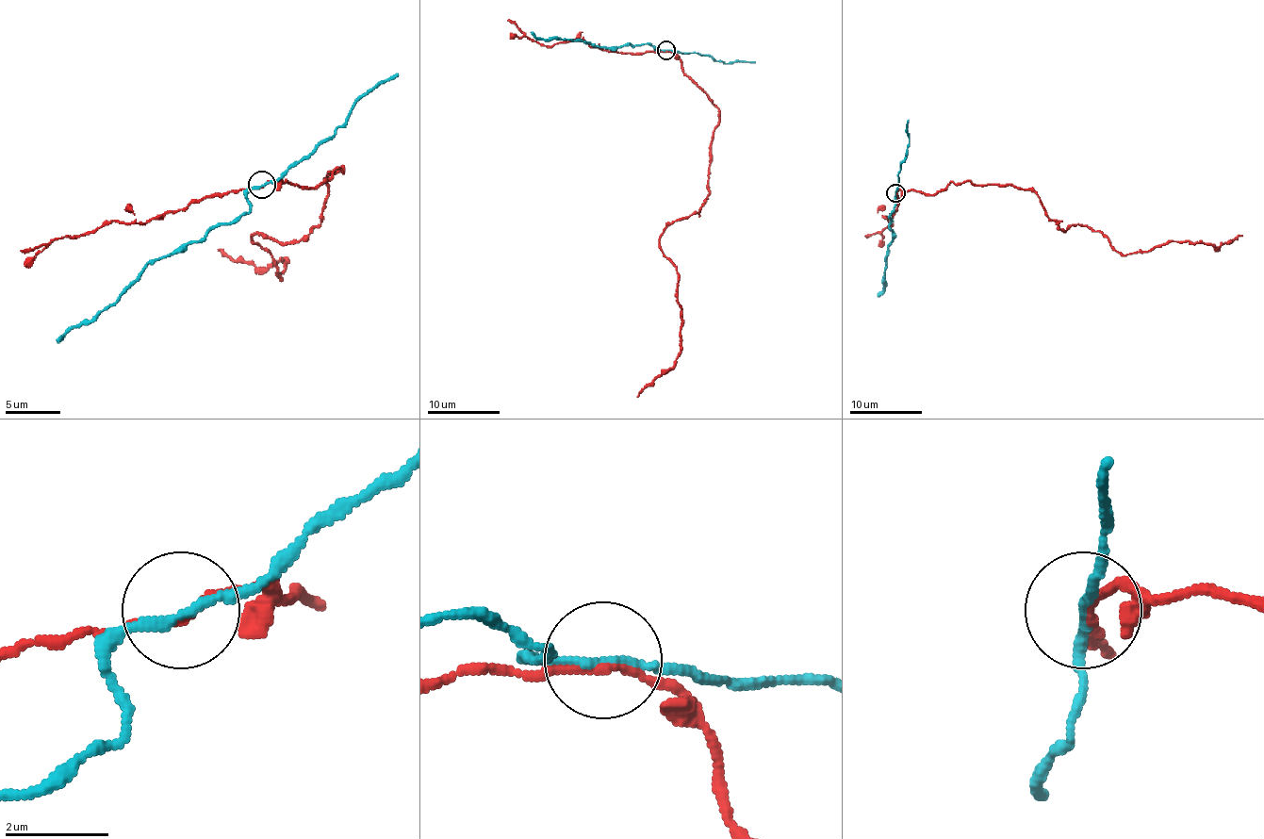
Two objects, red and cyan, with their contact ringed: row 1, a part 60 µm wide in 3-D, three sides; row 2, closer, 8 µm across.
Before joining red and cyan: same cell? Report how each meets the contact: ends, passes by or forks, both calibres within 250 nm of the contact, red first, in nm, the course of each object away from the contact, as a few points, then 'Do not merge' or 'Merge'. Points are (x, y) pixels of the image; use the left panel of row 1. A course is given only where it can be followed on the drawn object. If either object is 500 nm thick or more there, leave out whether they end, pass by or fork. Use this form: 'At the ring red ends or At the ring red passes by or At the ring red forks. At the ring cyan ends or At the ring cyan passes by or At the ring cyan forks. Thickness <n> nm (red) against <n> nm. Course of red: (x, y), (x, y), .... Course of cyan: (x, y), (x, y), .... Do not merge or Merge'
At the ring red passes by. At the ring cyan passes by. Thickness 170 nm (red) against 140 nm. Course of red: (262, 186), (317, 188), (342, 166), (295, 243), (252, 235), (279, 278), (285, 259), (254, 268), (219, 248). Course of cyan: (262, 186), (249, 190), (246, 213), (219, 223), (199, 240), (183, 243), (158, 256), (114, 304), (57, 341). Do not merge

